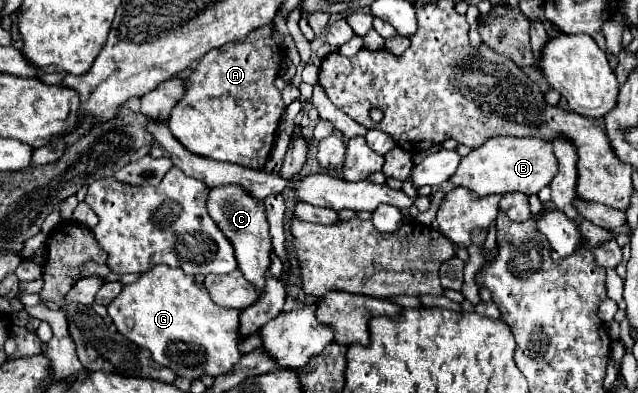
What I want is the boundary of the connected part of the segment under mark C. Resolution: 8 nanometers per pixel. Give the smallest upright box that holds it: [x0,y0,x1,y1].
[207,185,271,289]

